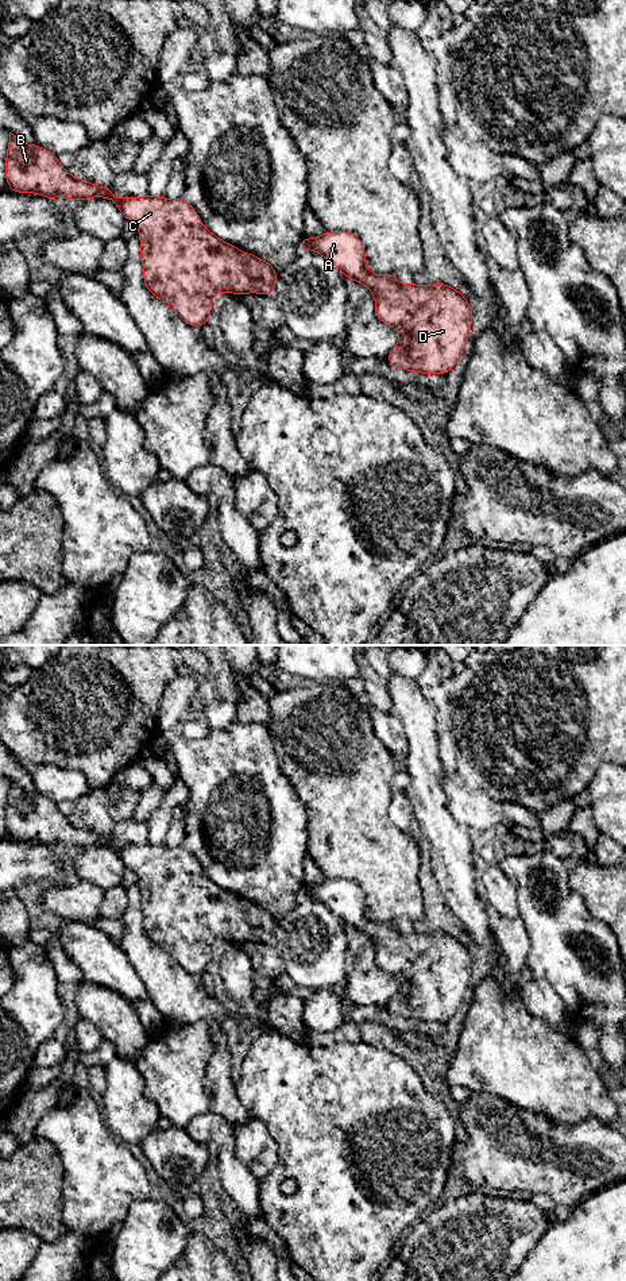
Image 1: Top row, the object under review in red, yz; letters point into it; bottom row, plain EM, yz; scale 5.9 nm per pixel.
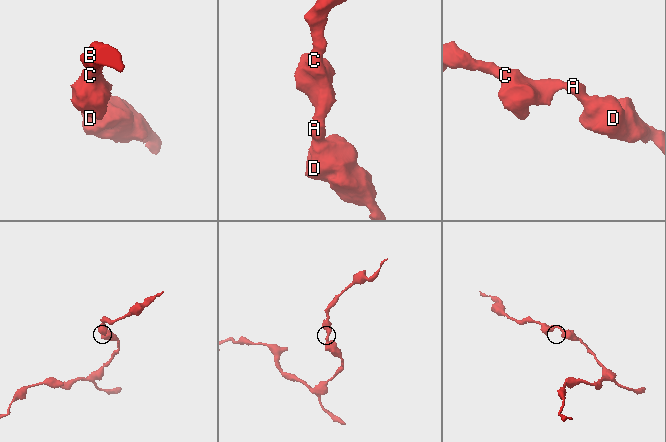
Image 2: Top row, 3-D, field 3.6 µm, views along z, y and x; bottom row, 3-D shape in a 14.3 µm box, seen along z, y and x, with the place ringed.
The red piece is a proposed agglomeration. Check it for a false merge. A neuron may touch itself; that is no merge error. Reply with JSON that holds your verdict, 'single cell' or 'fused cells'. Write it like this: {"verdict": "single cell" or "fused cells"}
{"verdict": "single cell"}

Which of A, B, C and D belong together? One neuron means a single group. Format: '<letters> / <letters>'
A B C D

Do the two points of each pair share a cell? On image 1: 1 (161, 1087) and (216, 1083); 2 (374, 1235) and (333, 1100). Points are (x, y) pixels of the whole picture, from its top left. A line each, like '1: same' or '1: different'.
1: different
2: same

